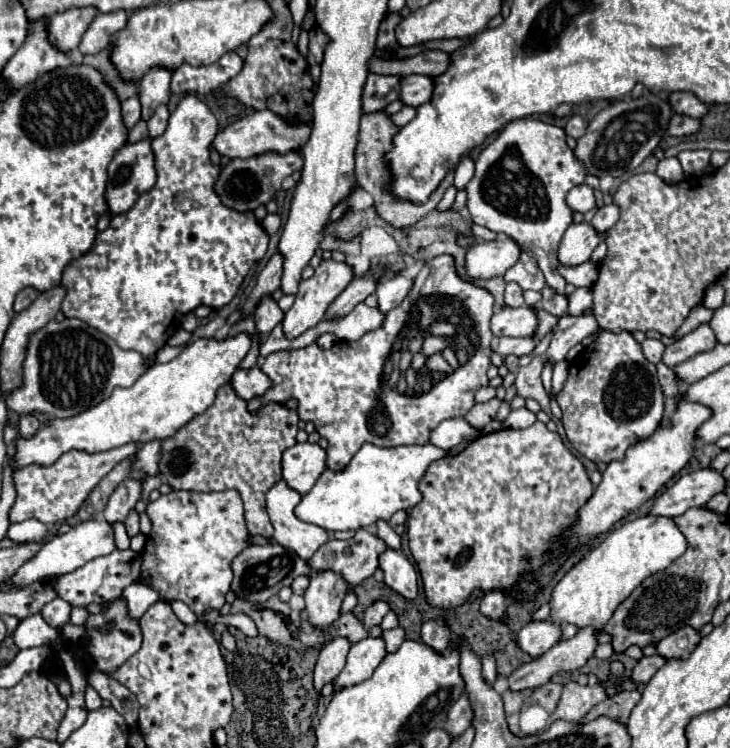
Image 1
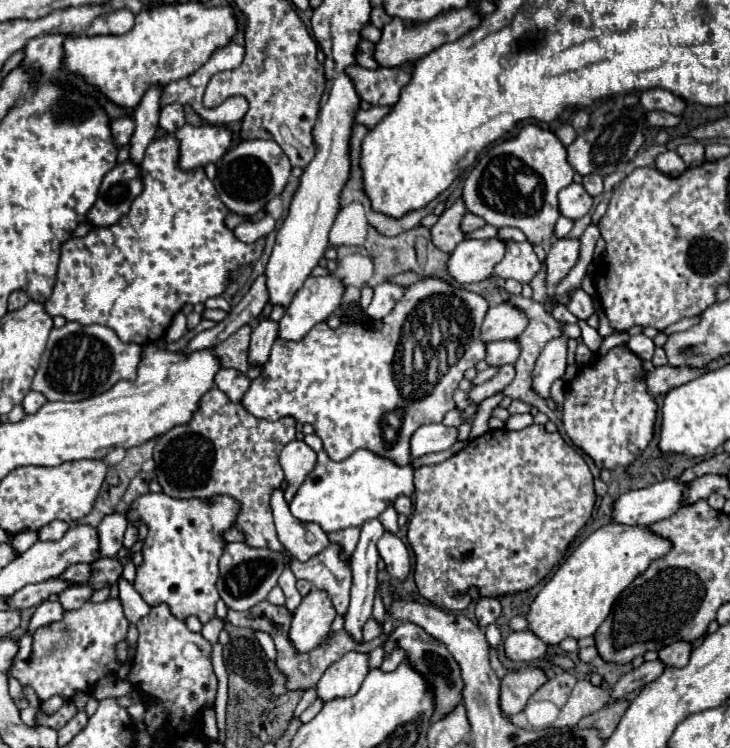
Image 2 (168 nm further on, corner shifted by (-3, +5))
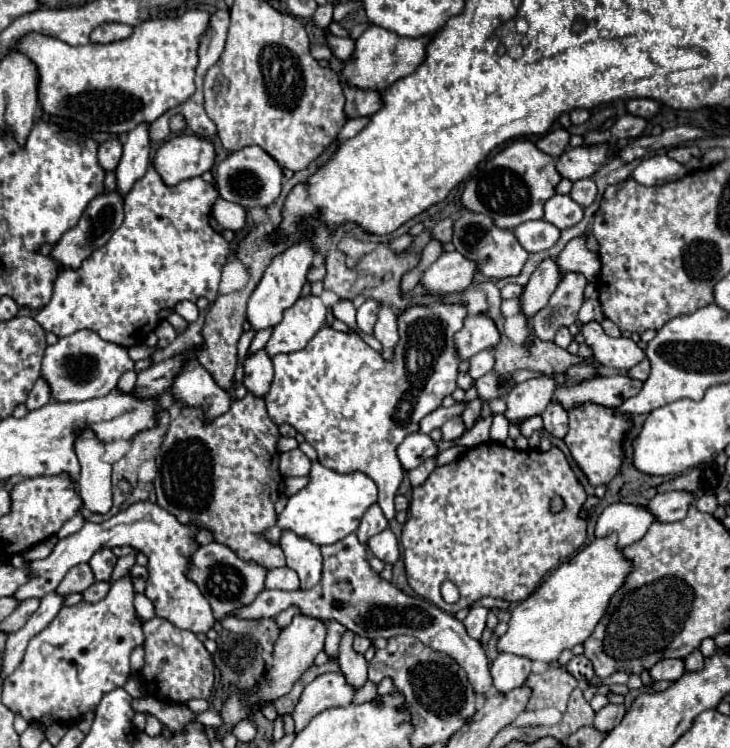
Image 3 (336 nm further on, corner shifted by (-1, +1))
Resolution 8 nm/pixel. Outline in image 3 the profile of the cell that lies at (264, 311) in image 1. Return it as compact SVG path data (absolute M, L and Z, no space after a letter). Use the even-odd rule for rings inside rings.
M258 350L258 354L248 354L244 360L244 386L256 394L256 396L264 396L270 388L274 376L274 368L272 368L272 360L266 354L266 350Z

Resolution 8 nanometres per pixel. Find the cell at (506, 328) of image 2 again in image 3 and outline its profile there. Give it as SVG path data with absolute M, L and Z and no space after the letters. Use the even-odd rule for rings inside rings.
M486 314L468 316L464 328L454 338L458 356L462 360L468 360L482 350L494 348L498 342L500 342L500 332L494 326L494 320L486 318Z

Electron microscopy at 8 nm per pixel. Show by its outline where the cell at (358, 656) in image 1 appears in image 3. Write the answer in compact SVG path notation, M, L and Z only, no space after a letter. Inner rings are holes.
M326 672L318 676L304 688L294 710L296 732L300 732L316 714L334 706L348 706L354 698L354 692L354 686L346 682L346 676L342 672Z

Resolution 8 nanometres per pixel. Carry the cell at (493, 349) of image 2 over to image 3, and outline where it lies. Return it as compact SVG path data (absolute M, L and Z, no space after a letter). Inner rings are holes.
M482 350L482 352L478 352L476 356L470 358L470 370L468 370L468 374L474 380L482 378L484 374L488 374L492 370L494 370L494 354L492 354L492 350Z

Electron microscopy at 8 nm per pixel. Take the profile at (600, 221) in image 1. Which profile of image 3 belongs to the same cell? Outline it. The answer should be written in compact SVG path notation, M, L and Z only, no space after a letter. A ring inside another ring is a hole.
M578 272L564 274L548 304L530 320L538 338L552 340L560 326L570 326L578 320L578 310L584 302L586 284L586 278Z

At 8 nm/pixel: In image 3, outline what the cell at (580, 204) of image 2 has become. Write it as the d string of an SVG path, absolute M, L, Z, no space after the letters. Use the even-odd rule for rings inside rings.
M554 194L544 204L544 220L552 222L560 230L576 226L582 220L582 216L584 216L584 208L566 194Z

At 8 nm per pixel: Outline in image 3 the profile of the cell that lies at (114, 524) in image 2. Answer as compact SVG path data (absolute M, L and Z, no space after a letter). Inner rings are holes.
M98 550L98 554L94 554L90 558L90 566L94 570L96 580L110 580L112 568L116 566L116 556L112 550Z

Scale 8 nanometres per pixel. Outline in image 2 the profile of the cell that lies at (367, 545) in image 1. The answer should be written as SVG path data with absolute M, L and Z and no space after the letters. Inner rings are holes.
M328 546L324 552L320 552L316 558L310 558L308 562L296 562L290 564L294 576L300 580L308 580L314 584L314 588L324 590L338 616L344 616L350 602L350 584L352 584L352 572L350 562L344 562L340 558L338 546Z

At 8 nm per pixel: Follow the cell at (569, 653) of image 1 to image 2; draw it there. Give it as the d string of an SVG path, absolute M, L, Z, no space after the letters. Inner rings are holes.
M518 668L508 672L502 678L500 686L500 708L502 714L508 718L514 714L520 714L528 702L528 698L546 682L546 676L540 668Z

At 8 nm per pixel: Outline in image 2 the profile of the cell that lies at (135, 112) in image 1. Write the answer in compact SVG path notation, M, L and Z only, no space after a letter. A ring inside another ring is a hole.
M124 116L124 118L114 120L110 124L110 128L112 128L112 140L114 140L114 144L118 148L122 148L122 146L126 146L130 142L130 136L134 132L134 122L132 122L130 116Z

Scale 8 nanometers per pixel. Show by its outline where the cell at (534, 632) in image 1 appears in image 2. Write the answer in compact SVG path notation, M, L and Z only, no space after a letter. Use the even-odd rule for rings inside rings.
M528 630L524 632L510 632L510 636L504 642L506 658L512 662L534 662L546 654L548 646L540 642L540 638L532 638Z

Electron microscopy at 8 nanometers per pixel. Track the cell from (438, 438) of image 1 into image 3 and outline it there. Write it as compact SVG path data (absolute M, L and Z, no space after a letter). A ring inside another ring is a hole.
M414 432L404 438L404 442L398 446L398 458L404 466L404 470L412 470L418 464L422 464L426 458L432 458L438 454L438 444L422 432Z

